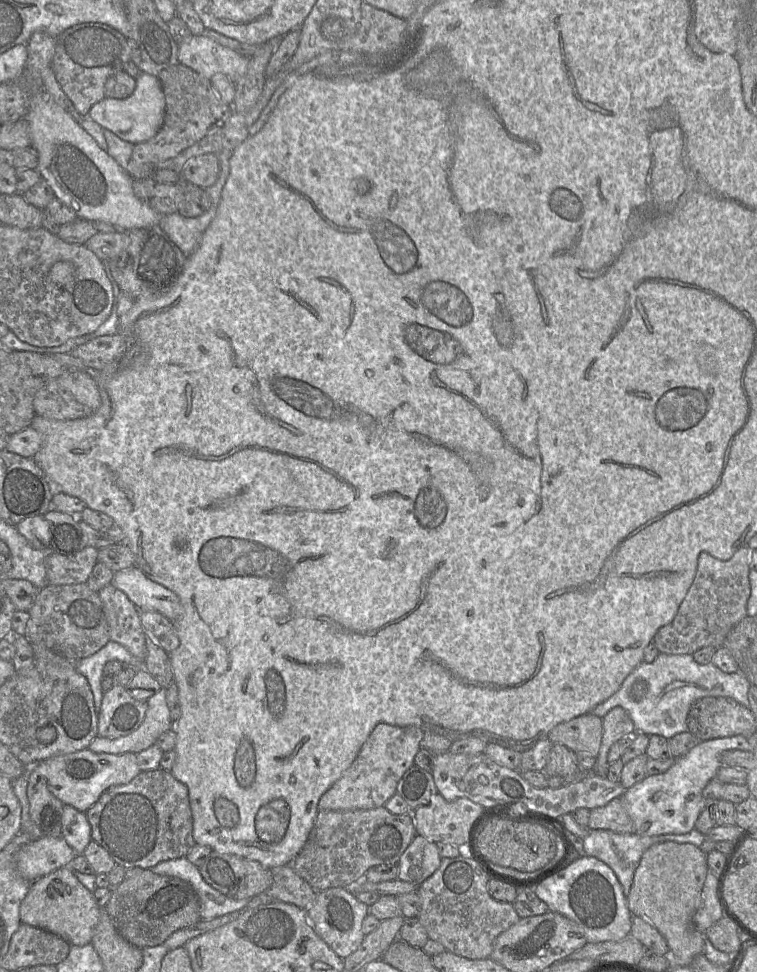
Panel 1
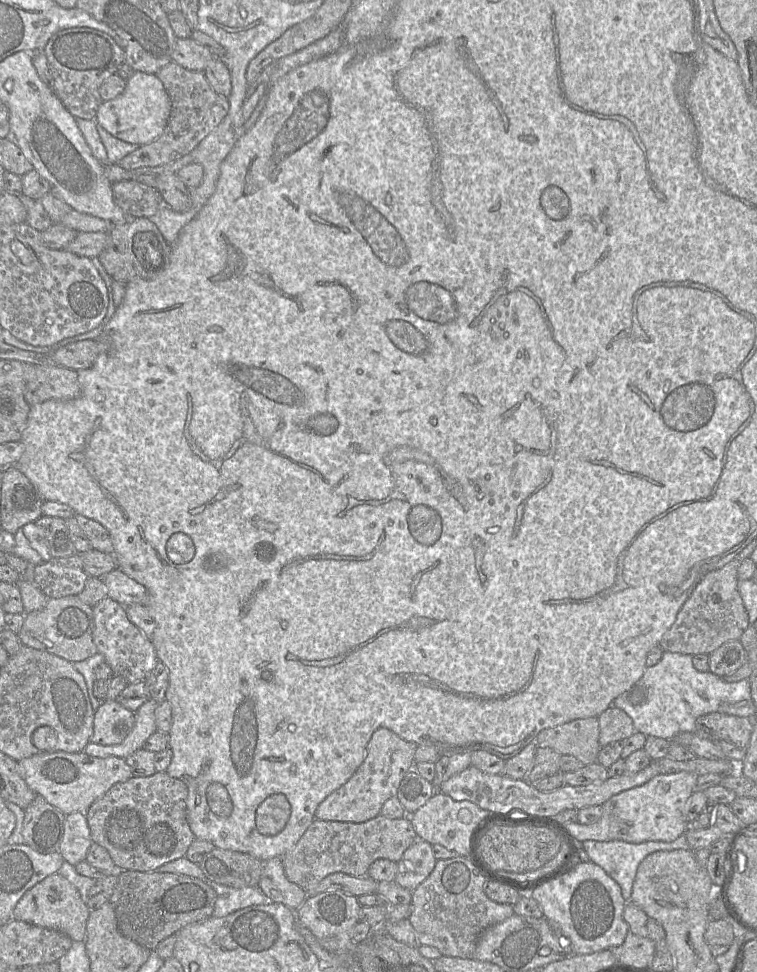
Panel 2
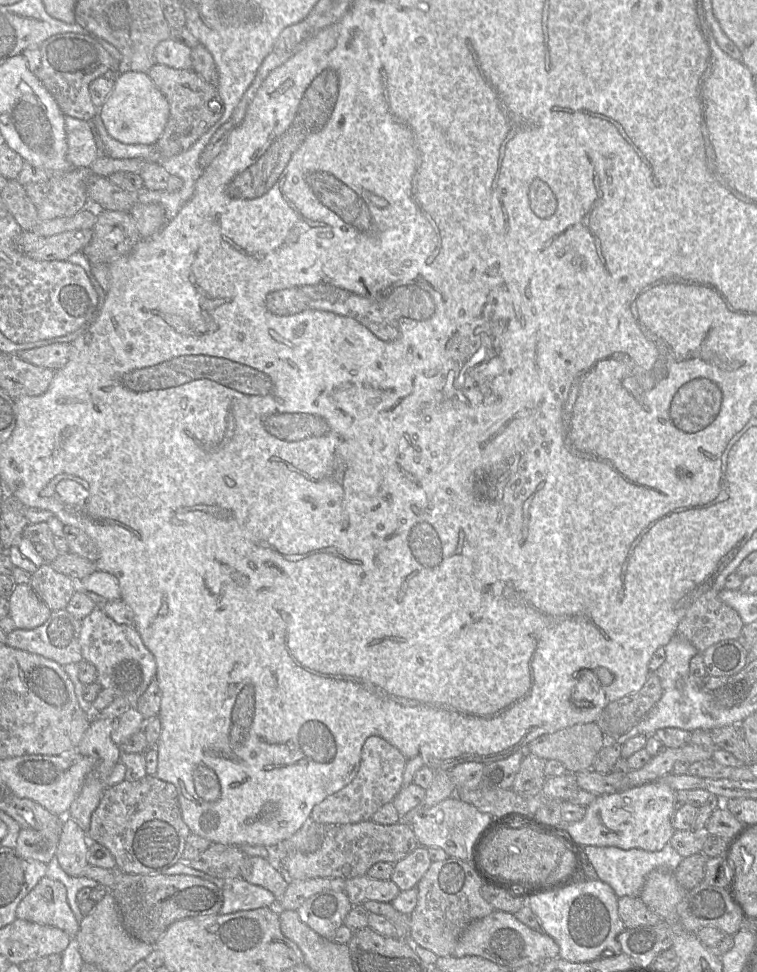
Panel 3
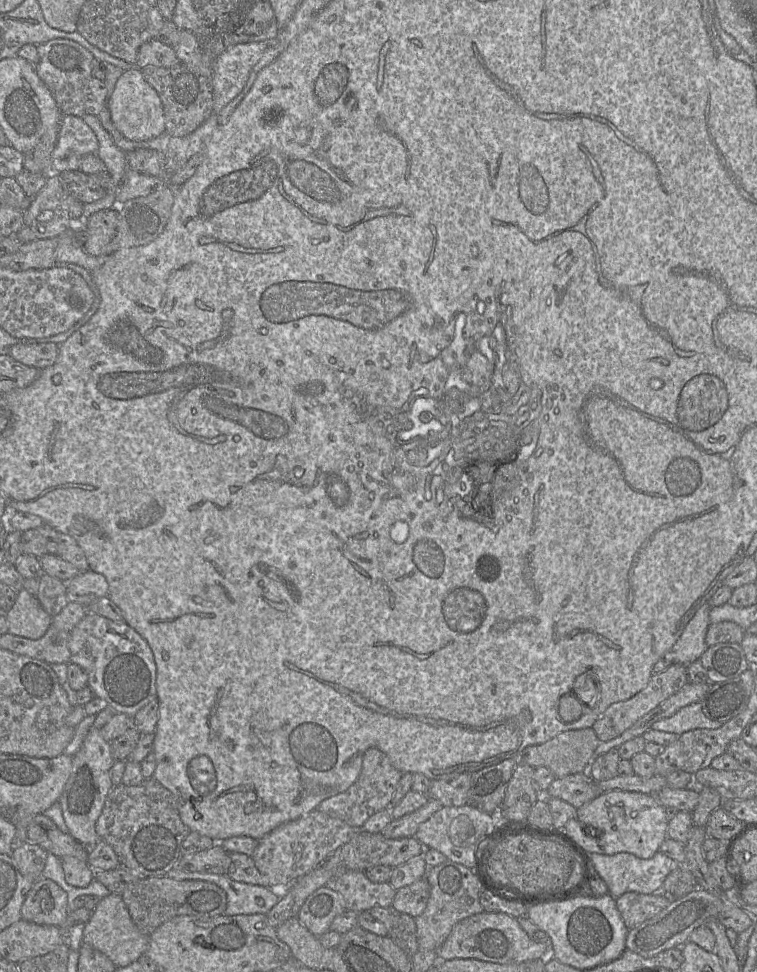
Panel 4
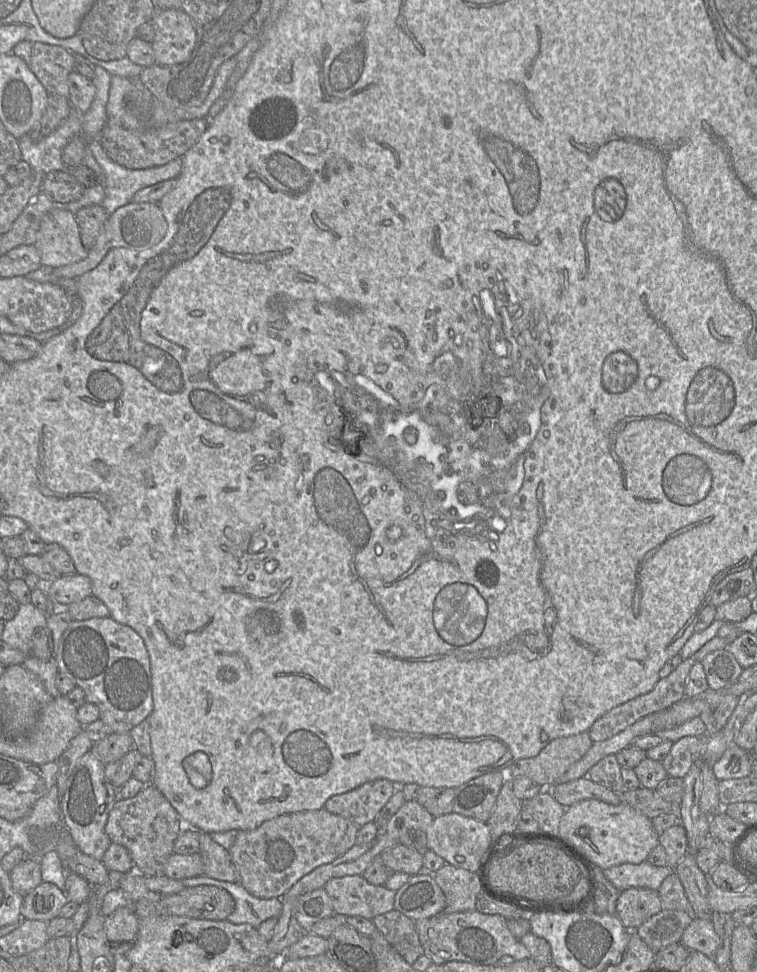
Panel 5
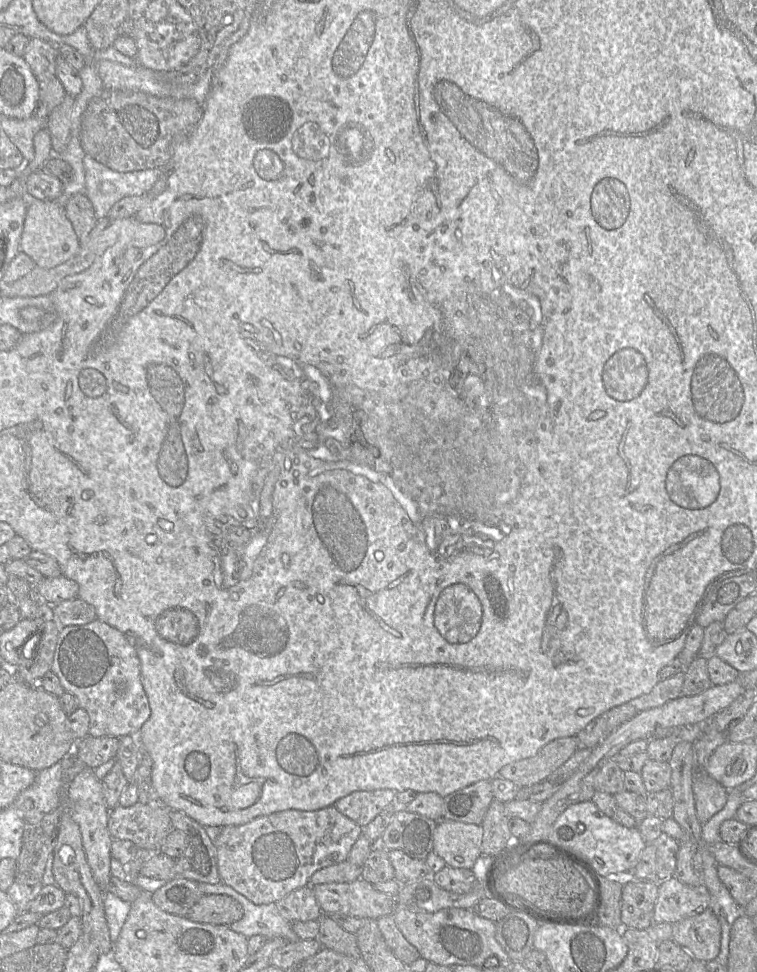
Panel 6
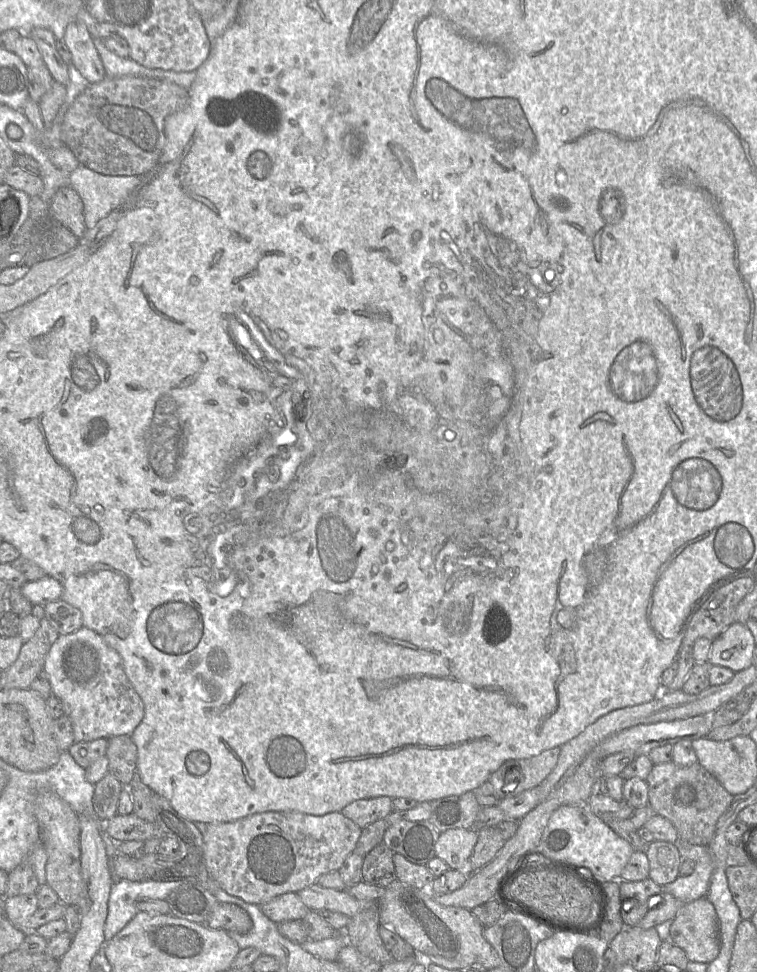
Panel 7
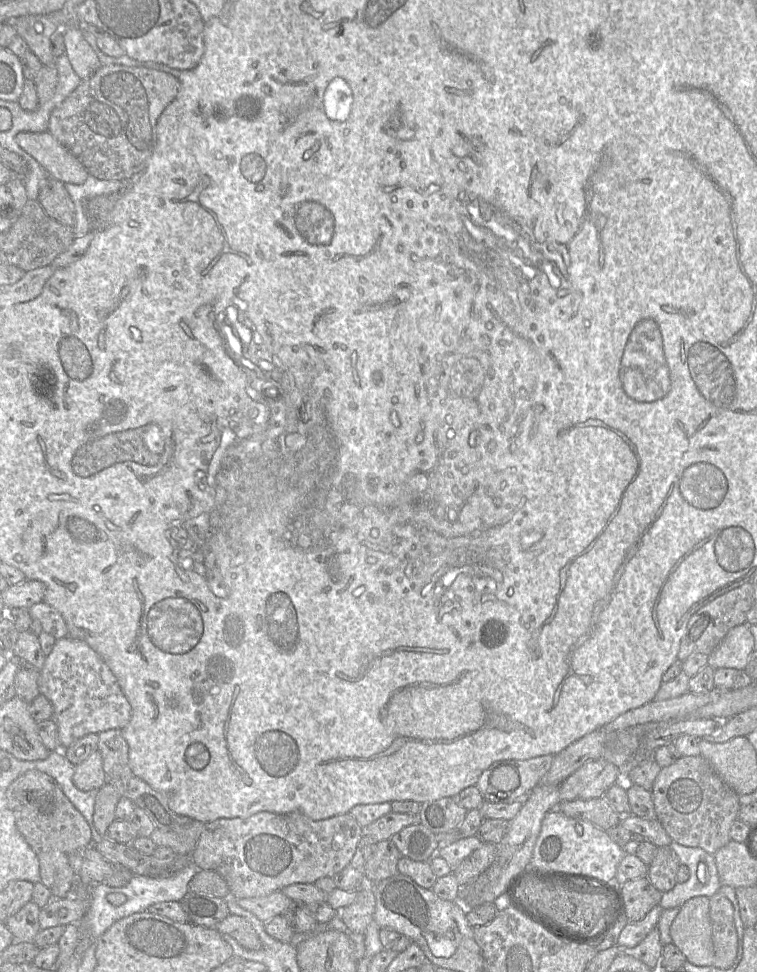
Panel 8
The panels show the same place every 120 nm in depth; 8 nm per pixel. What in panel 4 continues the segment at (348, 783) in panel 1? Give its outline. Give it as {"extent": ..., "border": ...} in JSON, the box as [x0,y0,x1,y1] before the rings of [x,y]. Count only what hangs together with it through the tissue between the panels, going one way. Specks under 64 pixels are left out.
{"extent":[317,747,402,828],"border":[[[370,747],[363,754],[362,769],[356,781],[344,792],[321,801],[317,809],[331,817],[339,818],[350,826],[360,828],[371,815],[390,807],[402,774],[384,752]]]}

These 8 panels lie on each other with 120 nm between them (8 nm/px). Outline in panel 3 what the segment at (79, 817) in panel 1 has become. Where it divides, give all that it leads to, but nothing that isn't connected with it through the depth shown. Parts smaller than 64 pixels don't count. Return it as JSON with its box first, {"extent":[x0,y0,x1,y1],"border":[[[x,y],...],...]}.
{"extent":[56,818,88,876],"border":[[[71,818],[63,819],[62,833],[56,850],[61,868],[70,876],[84,876],[88,866],[87,833]]]}

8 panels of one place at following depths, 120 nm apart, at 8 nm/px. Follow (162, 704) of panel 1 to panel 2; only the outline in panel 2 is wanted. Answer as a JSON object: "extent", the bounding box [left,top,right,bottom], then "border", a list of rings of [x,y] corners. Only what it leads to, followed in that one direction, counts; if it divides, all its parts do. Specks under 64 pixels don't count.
{"extent":[83,699,158,759],"border":[[[150,699],[134,712],[135,724],[129,735],[121,743],[116,745],[100,745],[89,742],[83,751],[88,756],[115,756],[125,759],[135,751],[142,749],[144,742],[157,730],[155,721],[157,706],[158,703]]]}

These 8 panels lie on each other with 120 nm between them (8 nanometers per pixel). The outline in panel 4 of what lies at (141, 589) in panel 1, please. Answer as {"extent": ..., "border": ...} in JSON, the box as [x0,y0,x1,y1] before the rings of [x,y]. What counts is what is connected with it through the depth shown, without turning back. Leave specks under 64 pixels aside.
{"extent":[65,569,109,606],"border":[[[89,569],[65,582],[68,602],[77,602],[84,606],[108,596],[109,585],[106,578]]]}

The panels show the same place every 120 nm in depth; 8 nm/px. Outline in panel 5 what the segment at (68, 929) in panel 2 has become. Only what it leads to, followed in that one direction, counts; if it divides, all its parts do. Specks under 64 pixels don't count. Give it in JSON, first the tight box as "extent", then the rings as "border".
{"extent":[21,881,67,922],"border":[[[42,881],[24,896],[21,918],[49,922],[67,902],[66,895],[55,884]]]}

